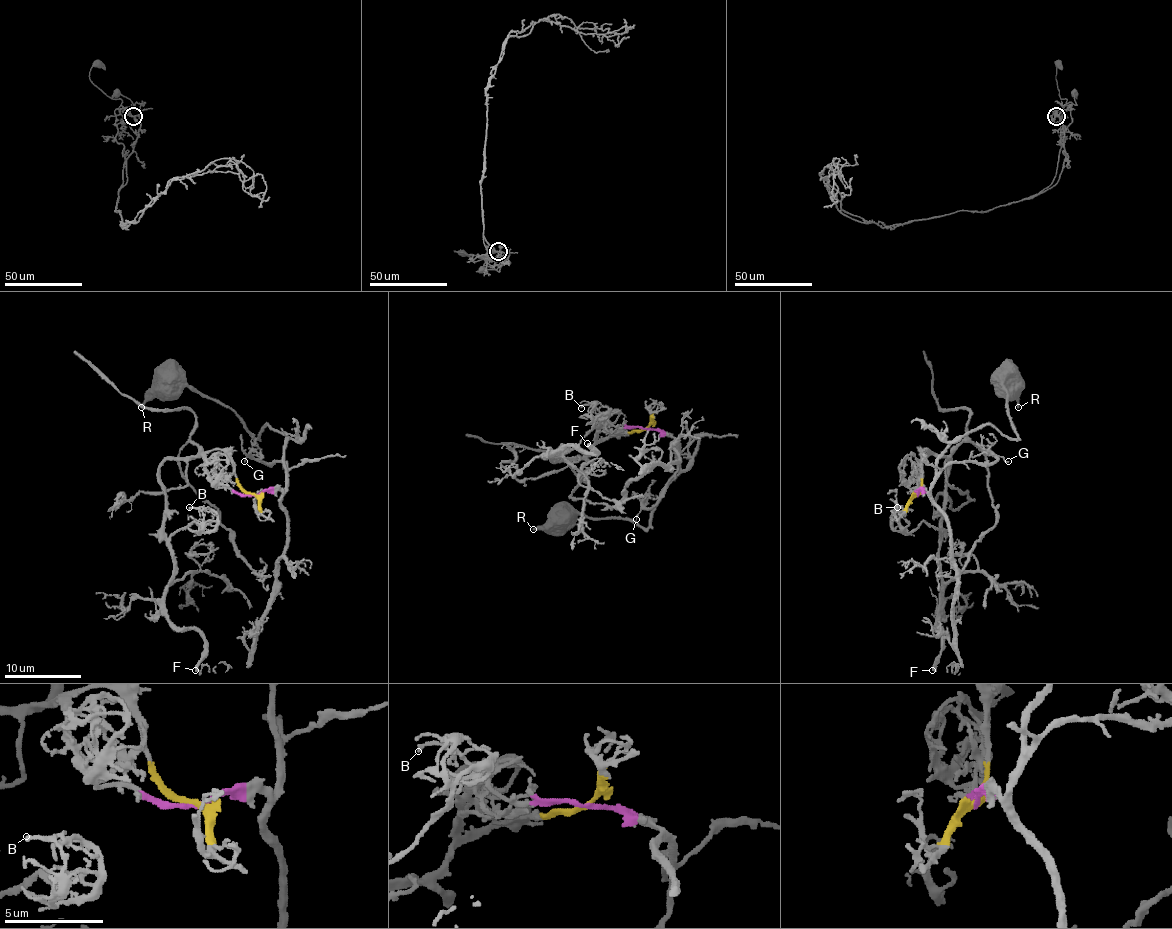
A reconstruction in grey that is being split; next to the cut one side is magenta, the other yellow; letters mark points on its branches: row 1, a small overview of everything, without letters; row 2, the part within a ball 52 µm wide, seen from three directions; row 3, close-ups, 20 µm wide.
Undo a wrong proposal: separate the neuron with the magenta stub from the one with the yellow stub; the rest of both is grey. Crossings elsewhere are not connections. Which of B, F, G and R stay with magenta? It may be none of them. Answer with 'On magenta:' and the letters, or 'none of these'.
On magenta: G, R

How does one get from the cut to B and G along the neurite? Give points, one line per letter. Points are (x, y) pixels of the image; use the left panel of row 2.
B: (251, 496), (221, 450), (165, 460), (159, 484), (167, 534), (194, 523), (202, 530), (203, 515), (188, 507)
G: (253, 496), (284, 490), (286, 463), (249, 458), (244, 461)

